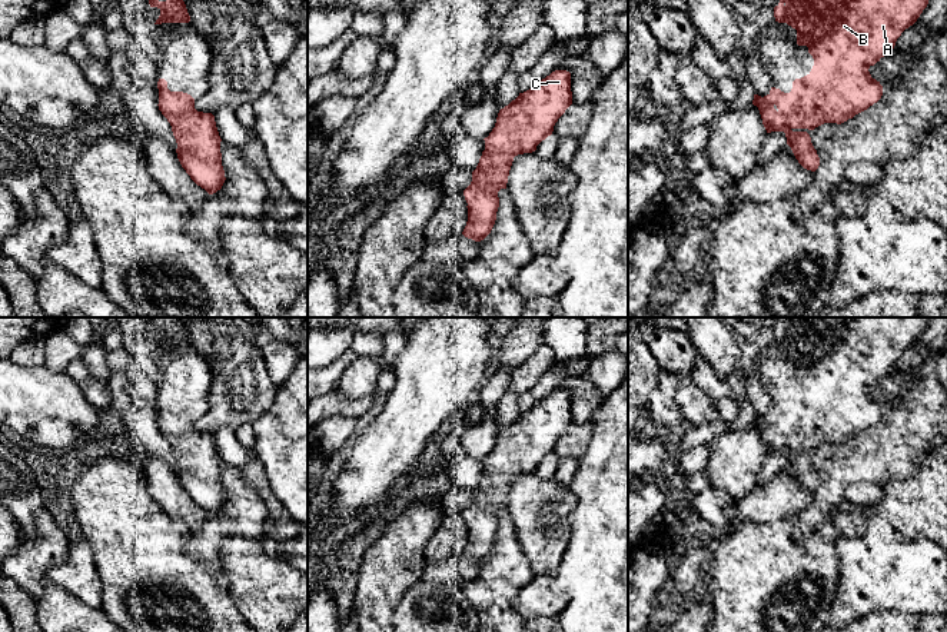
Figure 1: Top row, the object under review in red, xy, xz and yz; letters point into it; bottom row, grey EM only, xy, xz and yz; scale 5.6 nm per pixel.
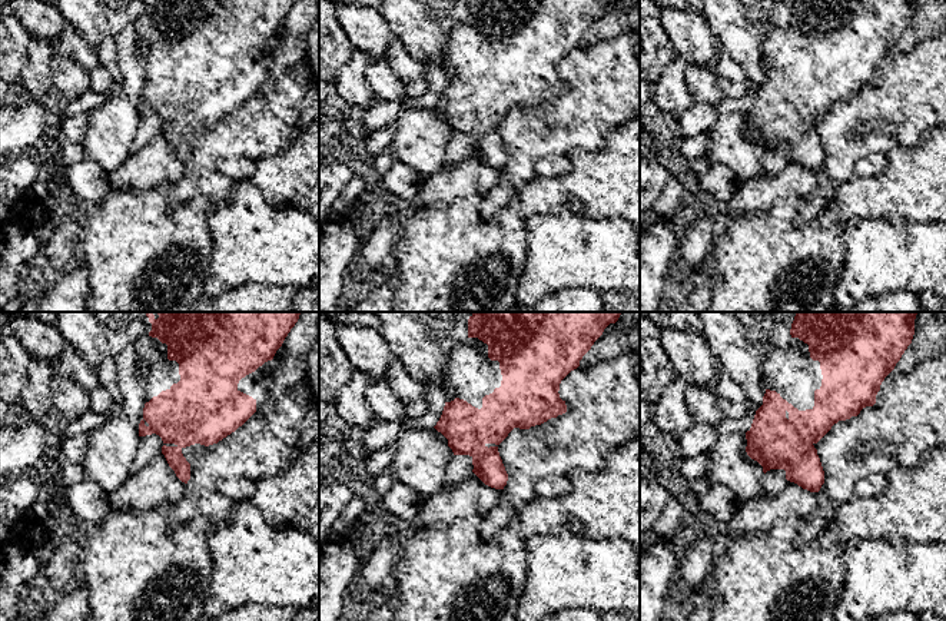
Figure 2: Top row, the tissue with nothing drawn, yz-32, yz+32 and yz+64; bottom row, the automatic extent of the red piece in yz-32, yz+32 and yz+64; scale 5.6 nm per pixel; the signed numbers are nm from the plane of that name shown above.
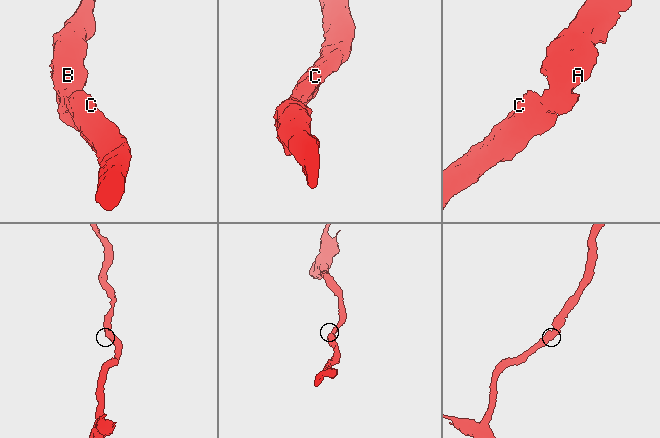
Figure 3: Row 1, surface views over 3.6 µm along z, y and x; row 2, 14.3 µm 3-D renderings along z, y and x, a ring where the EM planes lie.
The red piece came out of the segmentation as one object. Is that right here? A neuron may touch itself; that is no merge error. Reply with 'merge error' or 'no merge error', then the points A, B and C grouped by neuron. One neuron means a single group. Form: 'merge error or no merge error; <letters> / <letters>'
no merge error; A B C

